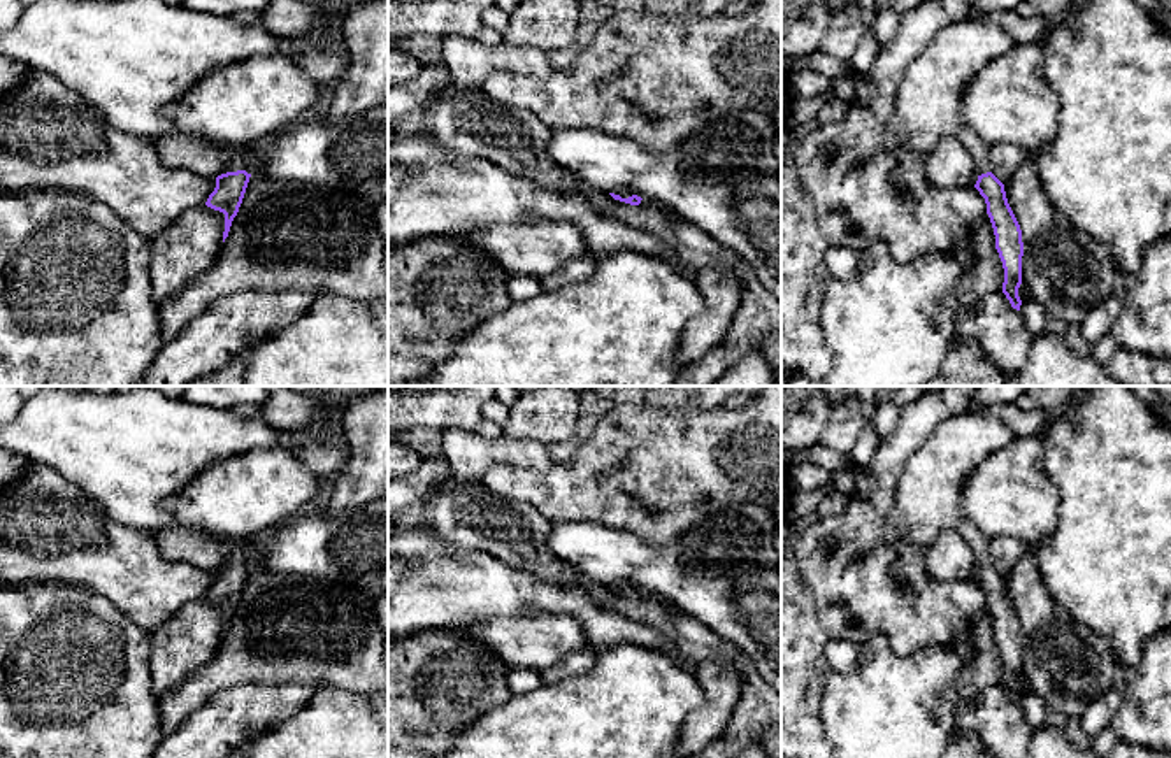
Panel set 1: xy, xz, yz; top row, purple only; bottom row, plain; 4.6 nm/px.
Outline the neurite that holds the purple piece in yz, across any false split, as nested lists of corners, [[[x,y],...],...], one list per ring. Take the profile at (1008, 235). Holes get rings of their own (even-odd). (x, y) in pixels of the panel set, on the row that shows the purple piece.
[[[962,19],[941,28],[908,65],[897,89],[892,132],[915,153],[930,154],[943,139],[959,140],[973,156],[995,249],[1002,261],[1002,293],[1020,311],[1024,242],[1004,184],[990,172],[990,146],[964,121],[962,95],[976,74],[1017,46],[1004,25]]]

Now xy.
[[[204,140],[204,142],[219,149],[228,167],[226,174],[216,177],[216,188],[205,202],[207,207],[225,214],[225,232],[223,232],[223,242],[225,242],[232,221],[237,216],[239,207],[242,204],[251,174],[242,170],[239,161],[235,160],[235,153],[239,147],[232,144],[221,144],[216,140]]]

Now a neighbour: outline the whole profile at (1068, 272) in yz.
[[[1032,156],[1004,182],[1008,204],[1020,225],[1022,282],[1048,318],[1080,325],[1087,314],[1118,290],[1120,272],[1106,246],[1076,228],[1048,198]]]

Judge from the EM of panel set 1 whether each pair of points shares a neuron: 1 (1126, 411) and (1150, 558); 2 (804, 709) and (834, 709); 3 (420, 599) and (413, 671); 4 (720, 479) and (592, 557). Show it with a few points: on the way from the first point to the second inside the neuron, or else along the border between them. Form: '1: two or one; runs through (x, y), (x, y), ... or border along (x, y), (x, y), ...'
1: one; runs through (1126, 448), (1129, 457), (1129, 485), (1150, 522)
2: two; border along (831, 671), (820, 704), (827, 739)
3: two; border along (457, 627), (423, 629), (406, 636)
4: two; border along (592, 518), (631, 530), (648, 543), (671, 543)

